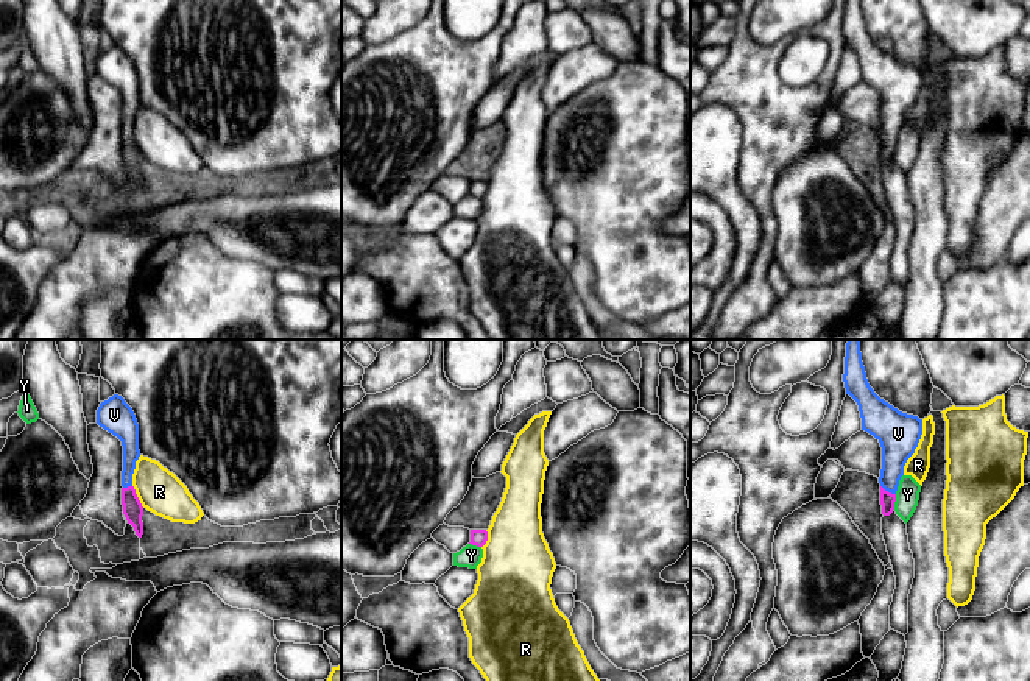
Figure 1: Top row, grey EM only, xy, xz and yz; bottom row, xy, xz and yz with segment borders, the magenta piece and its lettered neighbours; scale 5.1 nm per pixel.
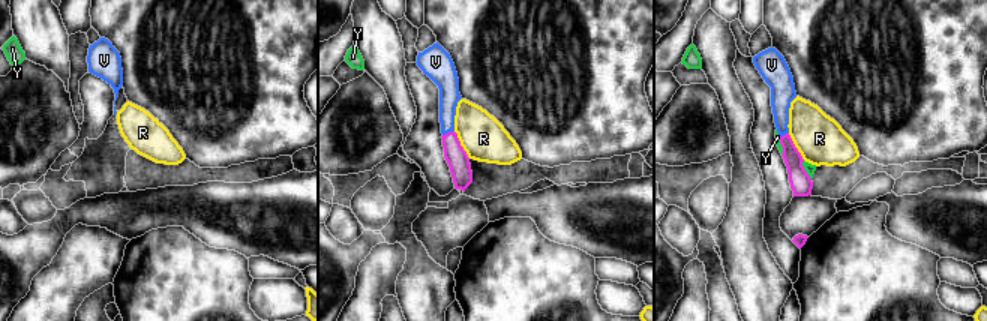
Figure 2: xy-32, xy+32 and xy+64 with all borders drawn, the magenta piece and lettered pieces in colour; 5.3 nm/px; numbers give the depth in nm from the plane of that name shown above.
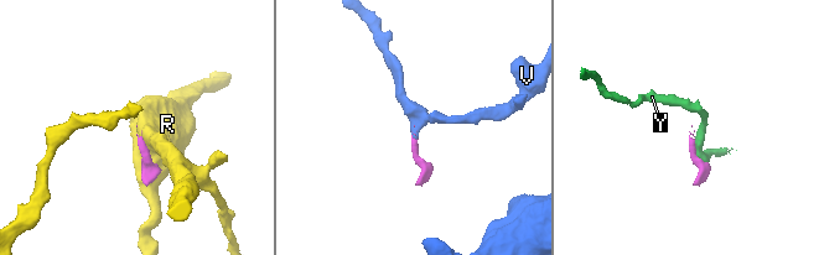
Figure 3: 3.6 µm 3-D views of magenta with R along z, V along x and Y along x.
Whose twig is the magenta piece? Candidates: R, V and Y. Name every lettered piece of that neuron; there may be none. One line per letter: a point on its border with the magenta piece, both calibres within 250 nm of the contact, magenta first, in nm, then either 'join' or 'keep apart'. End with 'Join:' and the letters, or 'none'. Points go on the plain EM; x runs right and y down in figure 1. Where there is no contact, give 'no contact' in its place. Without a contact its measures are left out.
R: meets magenta in xy at (136, 147); 110 nm thick on the magenta side, 220 nm on the other; keep apart
V: meets magenta in yz at (887, 142); 80 nm thick on the magenta side, 180 nm on the other; join
Y: meets magenta in yz at (895, 151); 80 nm thick on the magenta side, 120 nm on the other; keep apart
Join: V

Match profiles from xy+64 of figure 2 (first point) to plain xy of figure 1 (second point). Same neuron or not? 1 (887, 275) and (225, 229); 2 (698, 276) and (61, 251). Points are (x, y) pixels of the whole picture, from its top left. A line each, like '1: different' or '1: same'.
1: different
2: different

